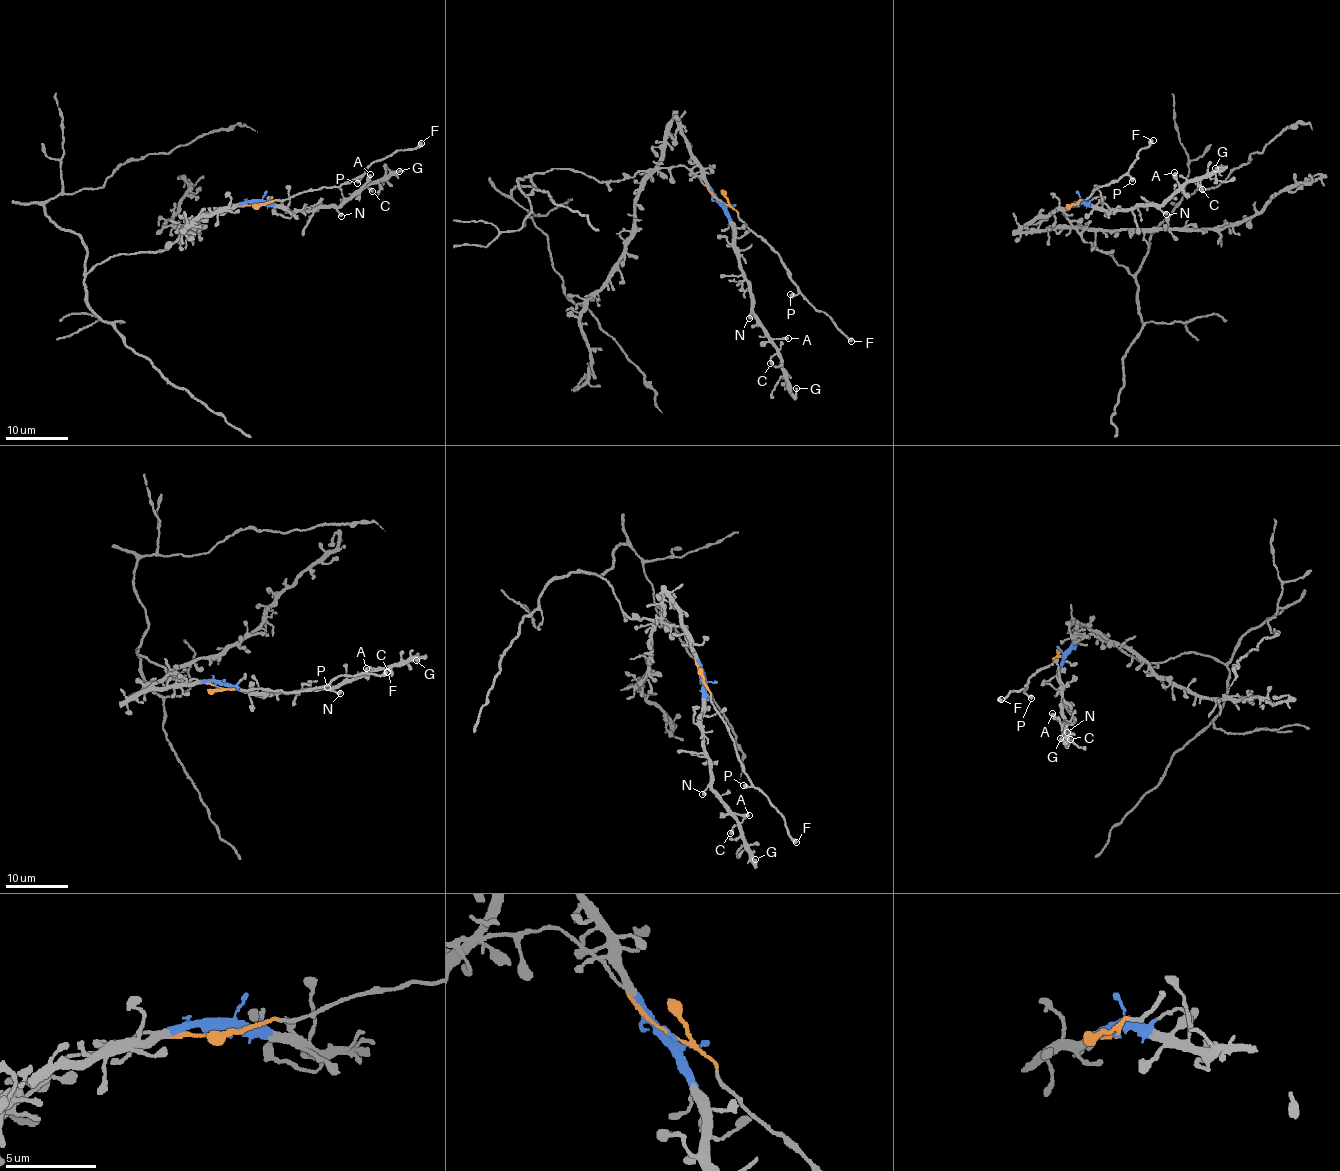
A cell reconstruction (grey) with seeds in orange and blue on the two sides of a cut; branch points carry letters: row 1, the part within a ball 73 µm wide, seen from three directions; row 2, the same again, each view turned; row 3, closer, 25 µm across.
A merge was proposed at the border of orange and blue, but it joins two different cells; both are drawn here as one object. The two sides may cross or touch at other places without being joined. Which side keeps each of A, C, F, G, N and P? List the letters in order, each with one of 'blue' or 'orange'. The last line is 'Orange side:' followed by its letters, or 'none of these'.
A: blue
C: blue
F: orange
G: blue
N: blue
P: orange
Orange side: F, P

